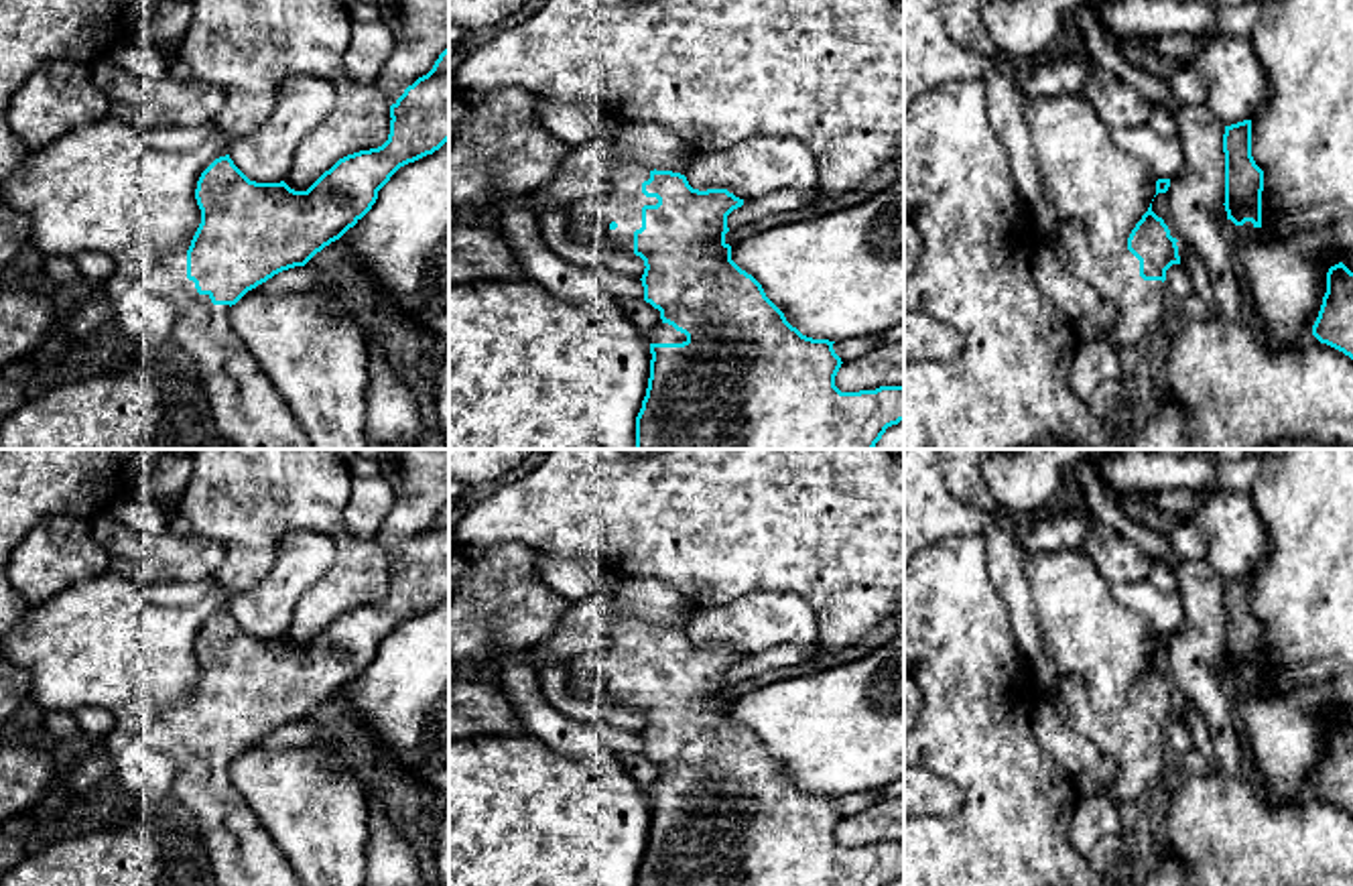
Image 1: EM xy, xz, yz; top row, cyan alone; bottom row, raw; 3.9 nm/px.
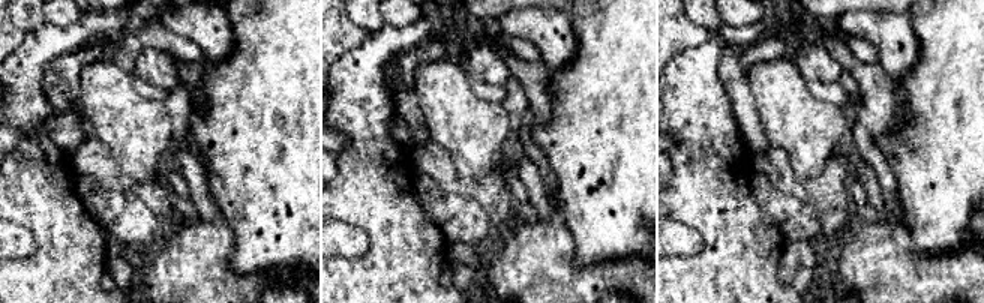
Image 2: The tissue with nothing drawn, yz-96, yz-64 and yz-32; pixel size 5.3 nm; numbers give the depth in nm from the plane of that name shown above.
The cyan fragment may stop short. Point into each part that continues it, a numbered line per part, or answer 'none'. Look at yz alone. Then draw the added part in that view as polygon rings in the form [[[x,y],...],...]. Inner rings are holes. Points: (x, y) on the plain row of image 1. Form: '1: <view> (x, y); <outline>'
1: yz (1142, 761); [[[1060,677],[1056,691],[1050,697],[1040,693],[1040,699],[1052,703],[1069,727],[1093,740],[1101,754],[1109,754],[1117,762],[1119,776],[1105,790],[1105,797],[1111,803],[1146,805],[1152,790],[1168,778],[1168,752],[1164,738],[1144,736],[1140,732],[1140,715],[1128,703],[1115,711],[1097,711],[1081,677]]]

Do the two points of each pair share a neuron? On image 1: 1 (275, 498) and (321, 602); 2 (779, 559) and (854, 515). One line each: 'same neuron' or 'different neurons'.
1: same neuron
2: same neuron

